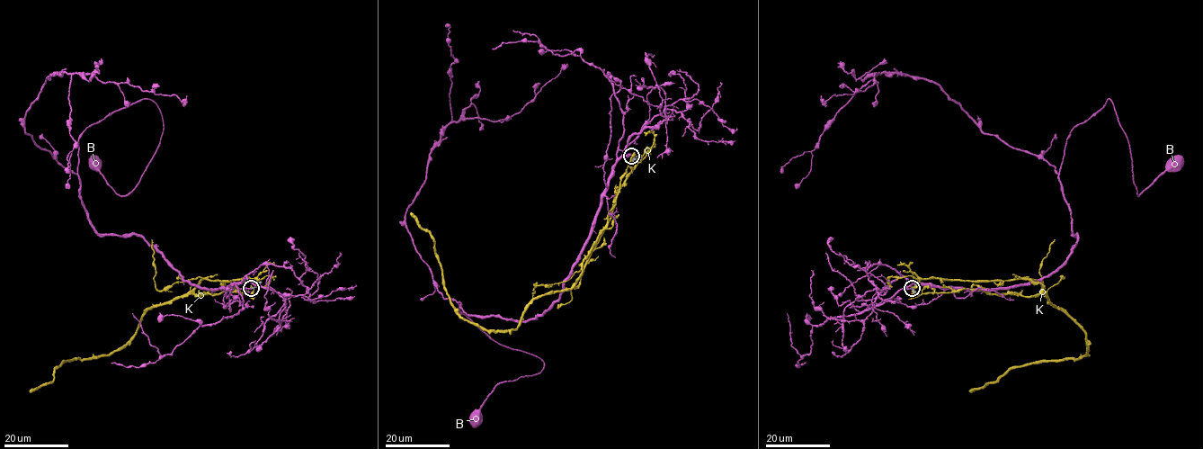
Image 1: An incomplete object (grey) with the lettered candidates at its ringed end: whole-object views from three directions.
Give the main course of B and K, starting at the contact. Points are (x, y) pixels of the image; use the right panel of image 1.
B: (913, 289), (1005, 289), (1048, 277), (1077, 241), (1059, 180), (1066, 139), (1109, 99), (1137, 194), (1175, 166)
K: (913, 292), (912, 297), (968, 289), (1044, 294), (1085, 334), (1087, 353), (1080, 358), (1012, 367), (968, 390)

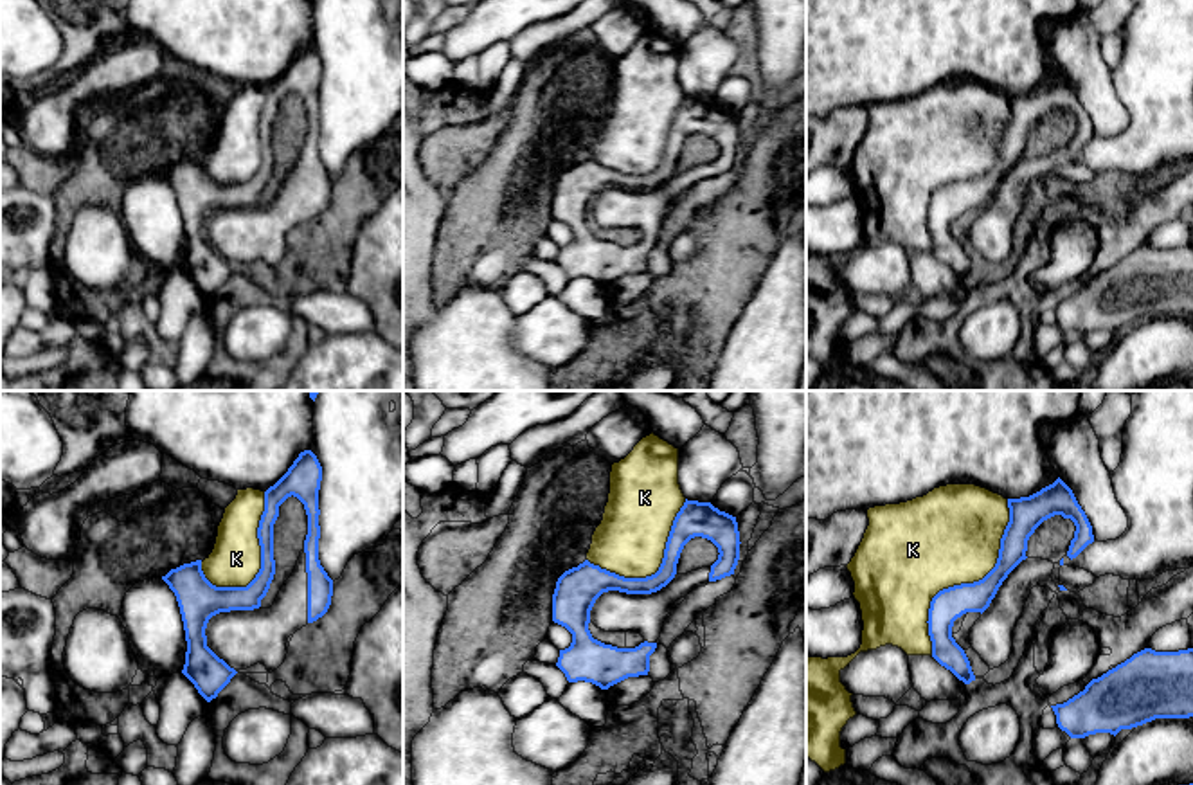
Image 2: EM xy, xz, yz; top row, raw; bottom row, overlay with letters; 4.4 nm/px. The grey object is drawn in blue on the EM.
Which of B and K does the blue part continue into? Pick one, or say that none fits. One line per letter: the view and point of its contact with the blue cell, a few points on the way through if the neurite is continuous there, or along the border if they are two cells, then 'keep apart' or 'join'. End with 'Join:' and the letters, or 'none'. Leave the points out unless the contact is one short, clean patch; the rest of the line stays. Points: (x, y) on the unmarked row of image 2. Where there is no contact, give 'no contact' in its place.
B: no contact | keep apart
K: yz (968, 180) | keep apart
Join: none

